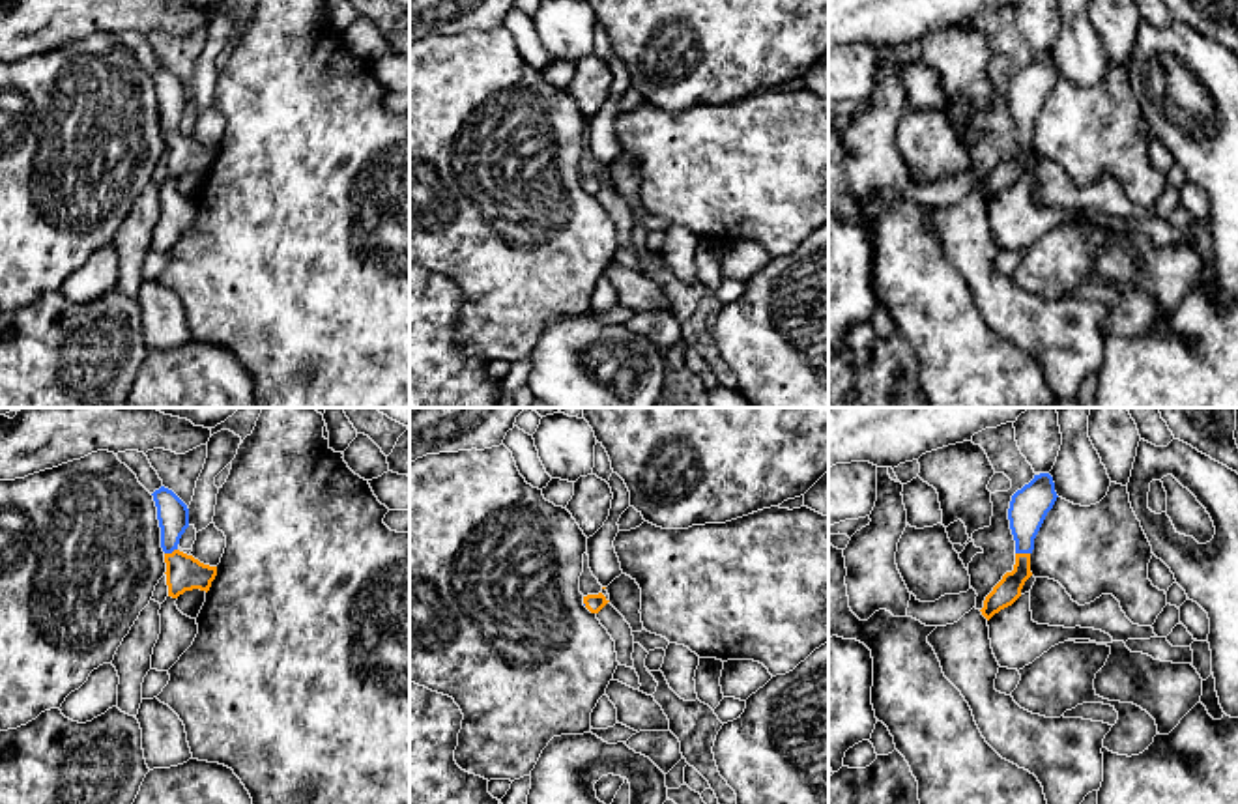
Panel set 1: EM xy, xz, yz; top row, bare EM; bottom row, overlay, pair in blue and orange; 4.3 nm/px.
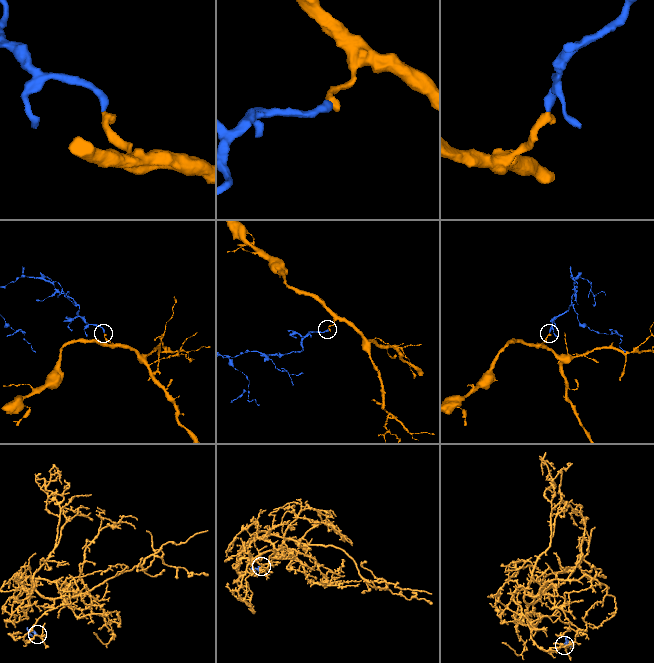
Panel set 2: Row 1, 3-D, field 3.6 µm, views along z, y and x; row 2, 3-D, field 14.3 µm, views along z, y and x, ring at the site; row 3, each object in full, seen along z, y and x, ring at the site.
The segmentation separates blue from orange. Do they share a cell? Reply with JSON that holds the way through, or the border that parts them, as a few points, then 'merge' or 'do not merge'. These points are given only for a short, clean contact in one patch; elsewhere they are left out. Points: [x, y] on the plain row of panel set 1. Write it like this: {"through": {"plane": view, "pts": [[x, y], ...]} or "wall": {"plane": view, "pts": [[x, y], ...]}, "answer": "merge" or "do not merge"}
{"through": {"plane": "yz", "pts": [[1029, 86], [1023, 109], [1023, 133], [1022, 154], [1007, 172]]}, "answer": "merge"}

